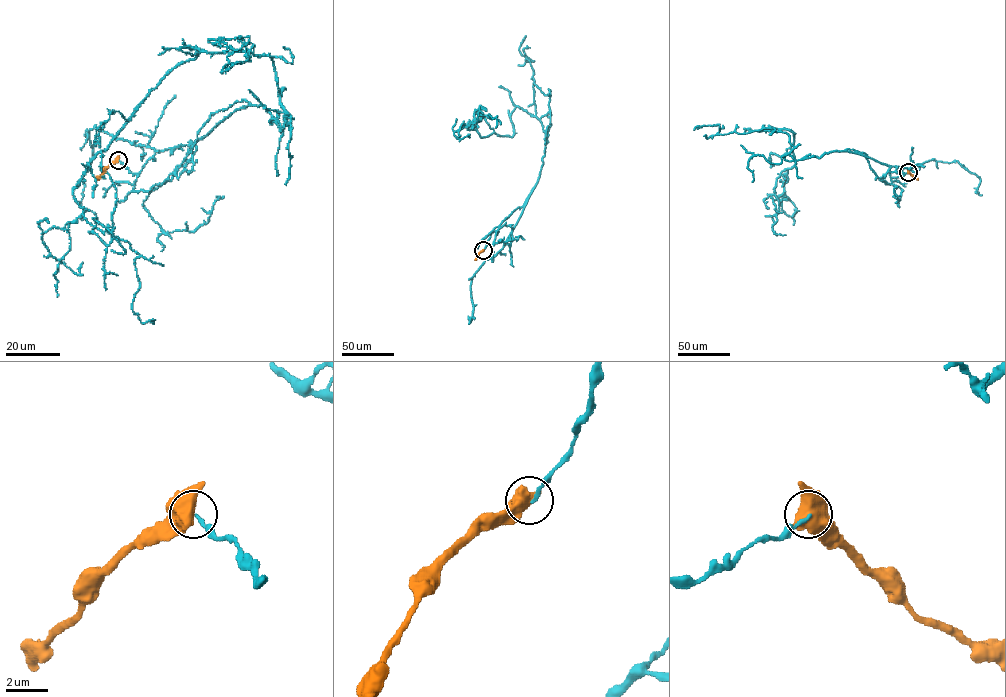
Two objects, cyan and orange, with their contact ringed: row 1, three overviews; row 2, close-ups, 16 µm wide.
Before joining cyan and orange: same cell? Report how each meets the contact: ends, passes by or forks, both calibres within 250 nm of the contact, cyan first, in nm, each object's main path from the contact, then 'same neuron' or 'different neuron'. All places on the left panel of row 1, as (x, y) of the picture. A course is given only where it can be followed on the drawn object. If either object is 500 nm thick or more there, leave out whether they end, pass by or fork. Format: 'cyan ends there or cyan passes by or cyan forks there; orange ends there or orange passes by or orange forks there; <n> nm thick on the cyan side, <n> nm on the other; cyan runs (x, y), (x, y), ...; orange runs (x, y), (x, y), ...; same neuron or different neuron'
140 nm thick on the cyan side, 850 nm on the other; cyan runs (119, 160), (161, 185), (244, 100), (281, 131), (271, 59), (188, 47), (73, 191), (139, 255), (150, 322); orange runs (118, 160), (97, 179); different neuron

